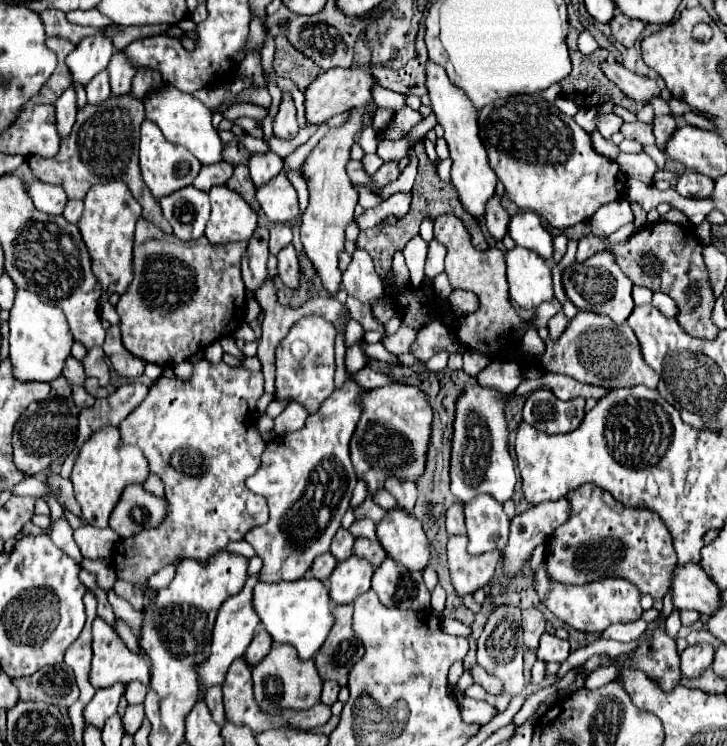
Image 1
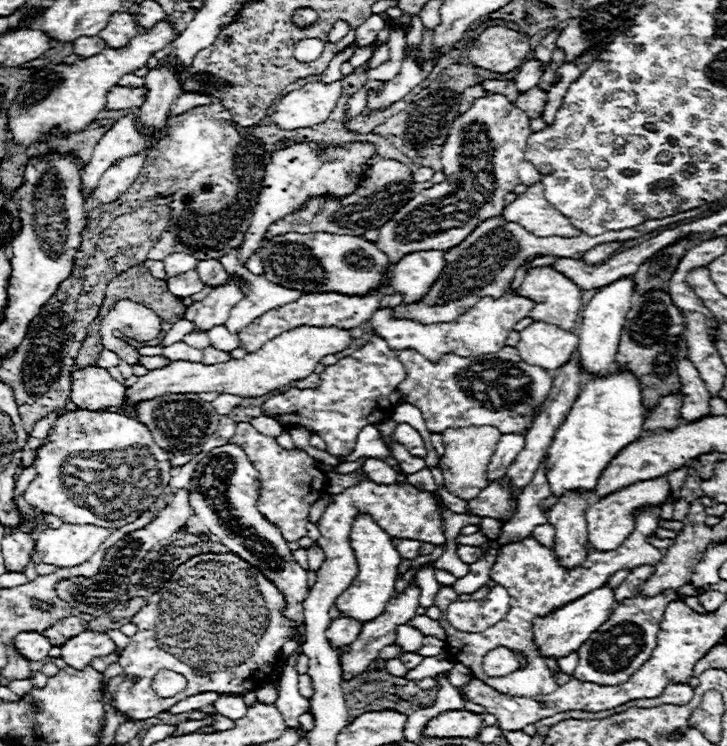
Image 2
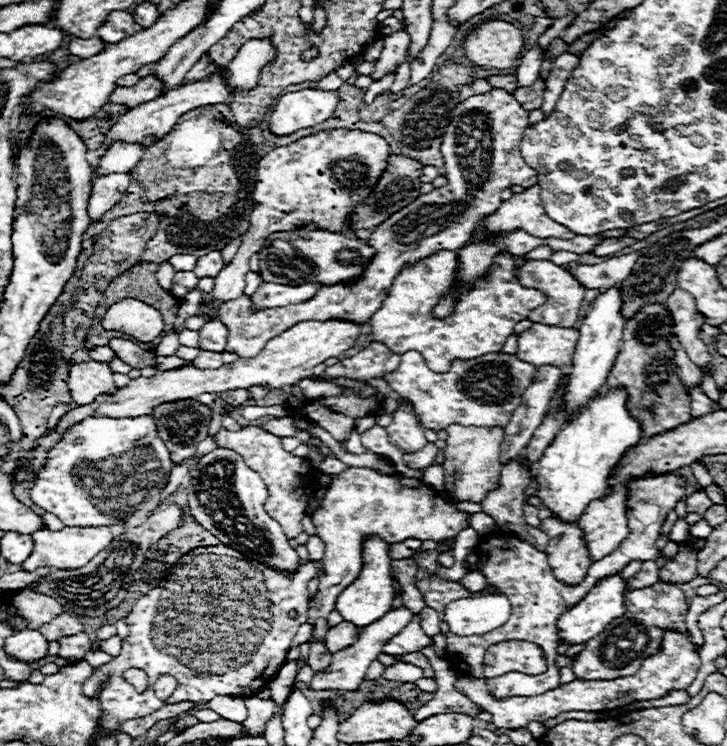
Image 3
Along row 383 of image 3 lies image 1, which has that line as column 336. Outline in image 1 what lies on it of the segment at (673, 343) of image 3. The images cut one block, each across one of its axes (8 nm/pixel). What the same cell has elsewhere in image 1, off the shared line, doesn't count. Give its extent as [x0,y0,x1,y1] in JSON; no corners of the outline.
[322,680,340,706]

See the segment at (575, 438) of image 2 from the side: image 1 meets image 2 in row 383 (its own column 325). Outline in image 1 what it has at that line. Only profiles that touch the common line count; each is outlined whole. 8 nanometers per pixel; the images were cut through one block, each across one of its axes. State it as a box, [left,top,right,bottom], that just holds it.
[252,576,334,660]

